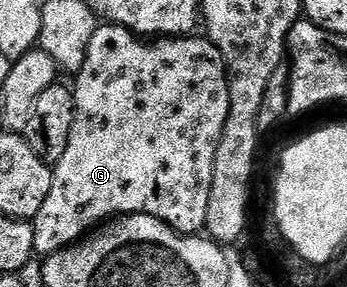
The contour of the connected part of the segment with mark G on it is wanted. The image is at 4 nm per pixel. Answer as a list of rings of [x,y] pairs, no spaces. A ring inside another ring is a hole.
[[[98,24],[95,35],[91,35],[91,47],[87,47],[87,59],[83,59],[83,67],[75,74],[77,85],[72,86],[75,99],[75,123],[71,127],[71,139],[67,139],[67,151],[52,166],[53,182],[51,192],[43,207],[39,207],[39,215],[32,219],[35,235],[34,254],[42,258],[51,257],[60,249],[82,240],[90,231],[96,230],[102,223],[131,213],[146,213],[158,217],[177,233],[197,235],[207,223],[207,203],[211,199],[211,179],[215,175],[215,151],[219,147],[219,139],[223,135],[223,127],[227,123],[227,115],[231,107],[229,94],[229,71],[223,63],[223,55],[210,43],[204,35],[190,35],[172,39],[145,40],[122,25]]]

